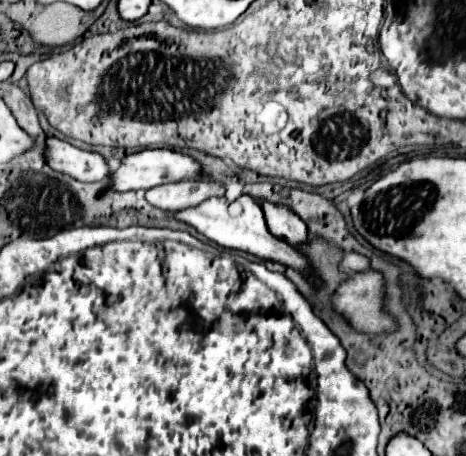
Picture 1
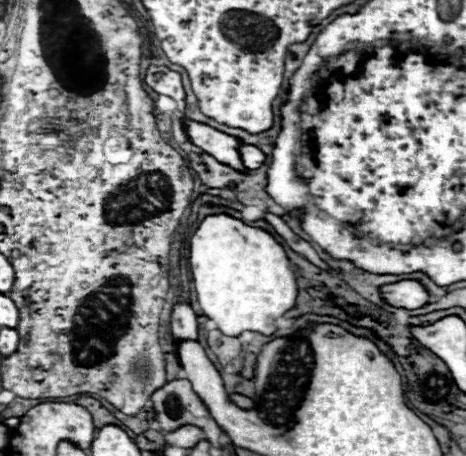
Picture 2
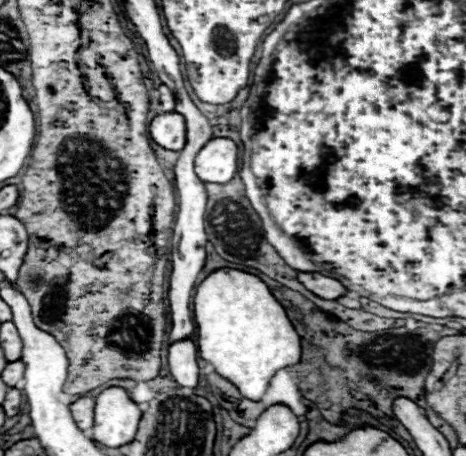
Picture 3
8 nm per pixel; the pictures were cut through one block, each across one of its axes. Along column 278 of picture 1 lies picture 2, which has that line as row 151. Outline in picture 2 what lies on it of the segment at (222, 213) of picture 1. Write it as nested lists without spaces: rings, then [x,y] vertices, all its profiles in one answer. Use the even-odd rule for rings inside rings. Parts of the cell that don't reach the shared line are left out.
[[[240,146],[240,158],[242,158],[242,164],[248,168],[248,170],[258,170],[264,162],[266,162],[266,154],[256,148],[256,146]]]

